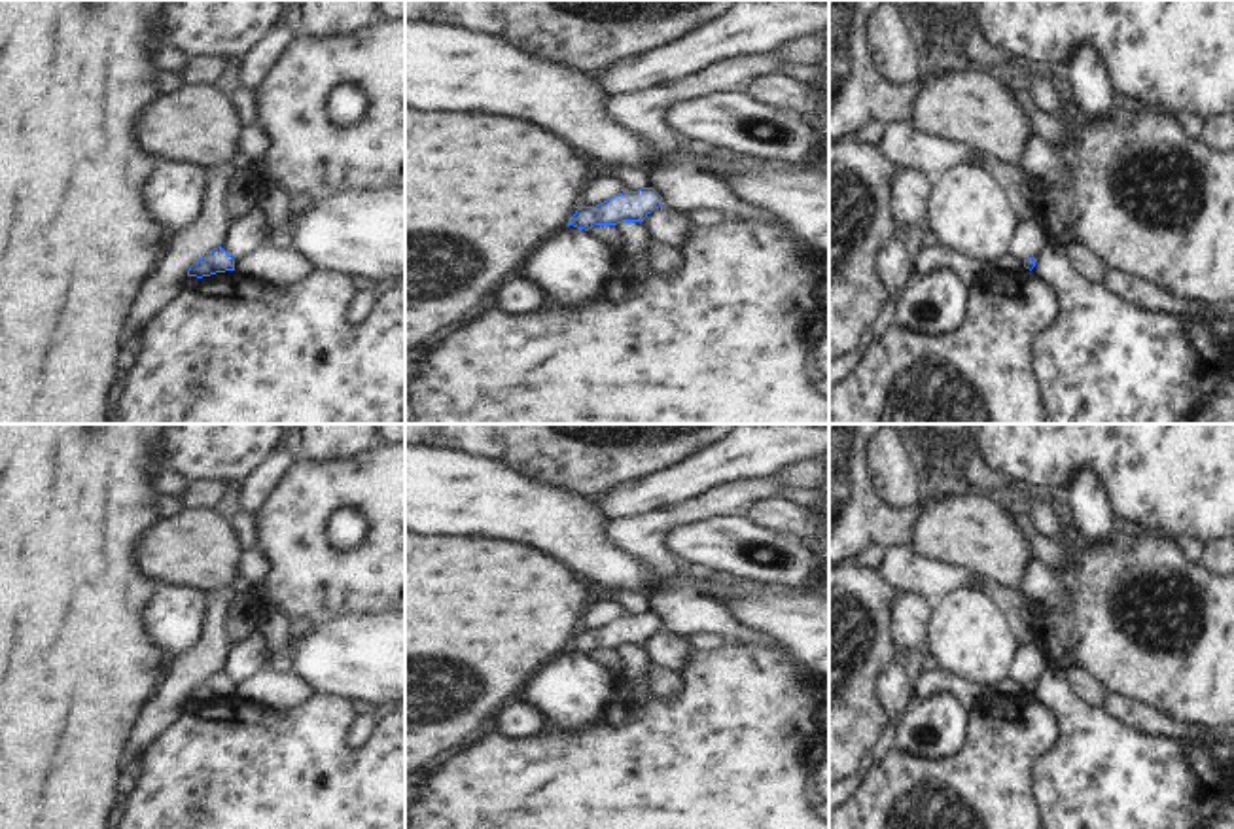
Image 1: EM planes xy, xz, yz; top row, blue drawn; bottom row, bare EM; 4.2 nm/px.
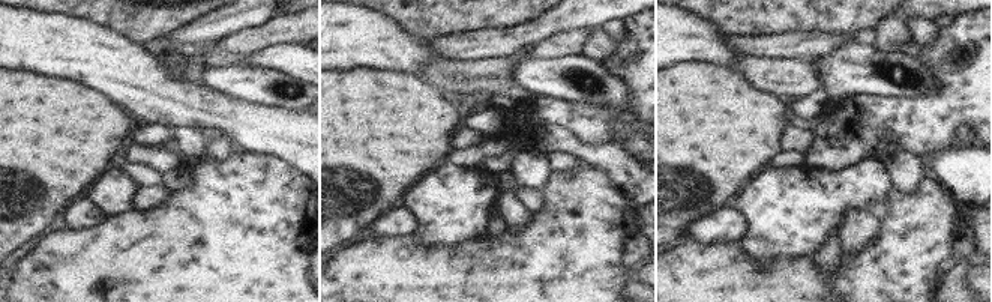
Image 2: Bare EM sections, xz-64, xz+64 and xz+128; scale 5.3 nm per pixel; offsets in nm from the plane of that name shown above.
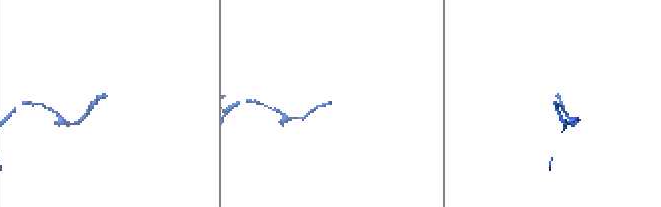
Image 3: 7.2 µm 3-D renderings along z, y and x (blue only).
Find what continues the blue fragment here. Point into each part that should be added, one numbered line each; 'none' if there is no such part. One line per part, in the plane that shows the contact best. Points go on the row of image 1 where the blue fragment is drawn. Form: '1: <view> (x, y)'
none

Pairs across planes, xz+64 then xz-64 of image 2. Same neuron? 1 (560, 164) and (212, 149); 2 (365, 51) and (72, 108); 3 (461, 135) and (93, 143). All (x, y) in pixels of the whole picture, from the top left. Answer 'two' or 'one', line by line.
1: one
2: two
3: two

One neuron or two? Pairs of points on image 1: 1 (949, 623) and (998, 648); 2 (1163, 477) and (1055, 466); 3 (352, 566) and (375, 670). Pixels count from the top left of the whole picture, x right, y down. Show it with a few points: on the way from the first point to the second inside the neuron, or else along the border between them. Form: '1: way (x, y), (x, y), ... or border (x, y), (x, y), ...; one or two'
1: way (960, 627), (987, 648); one
2: way (1136, 455), (1081, 455); one
3: border (385, 610), (343, 612), (318, 625); two

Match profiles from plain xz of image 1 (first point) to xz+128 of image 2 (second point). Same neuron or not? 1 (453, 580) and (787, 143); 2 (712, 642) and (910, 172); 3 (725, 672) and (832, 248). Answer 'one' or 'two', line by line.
1: two
2: one
3: two

